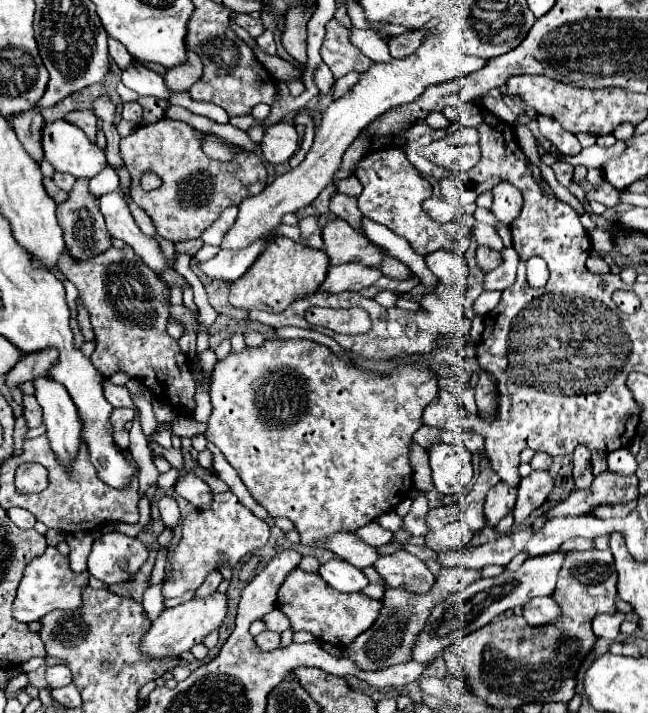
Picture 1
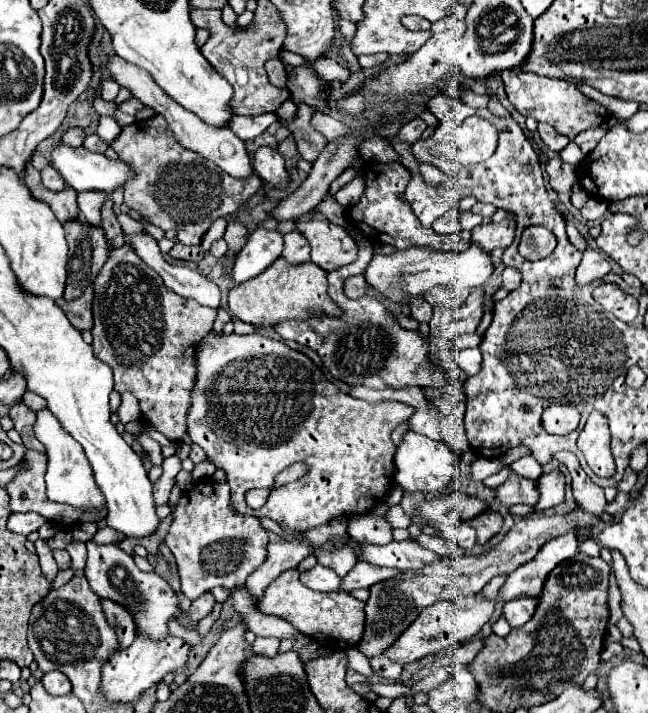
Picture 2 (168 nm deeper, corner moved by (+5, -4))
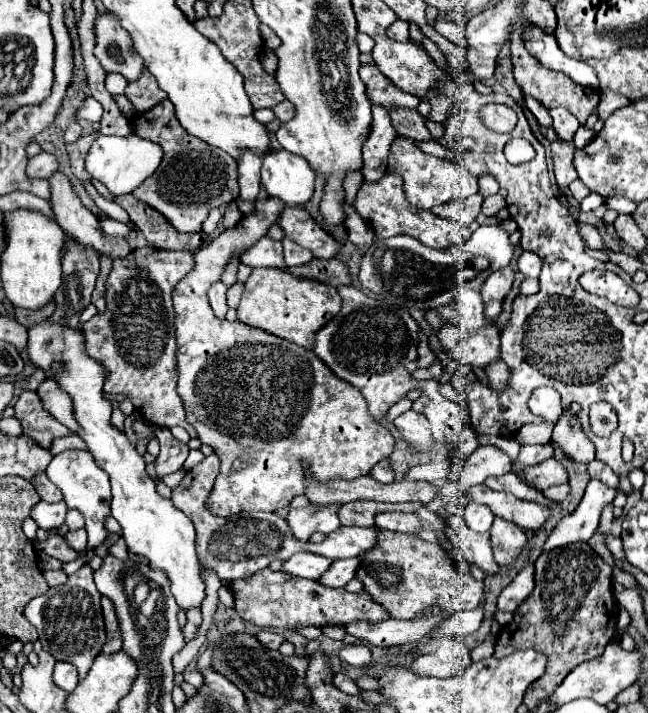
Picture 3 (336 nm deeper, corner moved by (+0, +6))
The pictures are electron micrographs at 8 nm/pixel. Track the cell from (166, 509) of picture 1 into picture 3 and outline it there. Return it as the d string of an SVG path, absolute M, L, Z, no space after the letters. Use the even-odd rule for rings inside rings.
M156 427L154 433L156 433L156 439L160 441L160 455L156 457L158 477L164 477L168 473L182 469L182 465L188 457L188 445L174 439L166 427Z

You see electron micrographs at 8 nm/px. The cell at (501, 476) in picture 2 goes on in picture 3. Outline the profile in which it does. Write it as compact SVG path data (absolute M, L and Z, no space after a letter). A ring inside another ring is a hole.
M506 473L502 477L488 477L484 483L494 491L509 492L521 499L545 505L551 505L553 503L546 499L541 492L528 487L514 473Z

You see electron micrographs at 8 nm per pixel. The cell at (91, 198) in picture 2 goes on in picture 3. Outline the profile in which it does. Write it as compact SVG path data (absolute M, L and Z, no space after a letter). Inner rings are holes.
M104 219L104 221L100 221L100 225L102 225L104 233L108 233L108 235L112 235L112 237L122 237L122 239L128 239L128 235L130 235L130 227L126 227L126 225L118 223L118 221Z

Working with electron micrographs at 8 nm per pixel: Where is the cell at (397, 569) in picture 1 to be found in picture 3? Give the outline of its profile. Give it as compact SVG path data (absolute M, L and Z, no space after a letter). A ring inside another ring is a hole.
M340 559L340 561L332 561L332 565L320 575L320 583L326 587L344 587L356 573L356 565L358 559Z

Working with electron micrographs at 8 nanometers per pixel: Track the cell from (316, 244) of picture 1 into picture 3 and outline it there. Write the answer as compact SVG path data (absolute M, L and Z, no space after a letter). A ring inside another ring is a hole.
M286 237L282 239L284 245L284 259L288 267L298 267L298 265L306 265L314 259L314 255L308 249L302 249L300 245L296 245L294 241L288 241Z

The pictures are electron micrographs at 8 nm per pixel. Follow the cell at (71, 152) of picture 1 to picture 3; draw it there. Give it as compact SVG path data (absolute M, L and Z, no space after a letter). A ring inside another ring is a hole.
M130 133L126 137L98 135L90 147L90 153L86 155L86 171L94 179L102 181L110 193L124 195L124 193L134 191L144 179L152 177L162 161L162 157L164 157L164 151L160 145L146 141L136 133Z

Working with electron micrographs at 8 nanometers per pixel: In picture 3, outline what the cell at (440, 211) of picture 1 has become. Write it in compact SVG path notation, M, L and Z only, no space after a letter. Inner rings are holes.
M396 137L392 141L386 171L396 173L404 179L406 199L410 205L414 205L418 209L432 209L434 205L444 205L450 201L466 199L470 195L478 193L478 179L464 165L426 155L416 147L416 141L412 141L408 137Z

